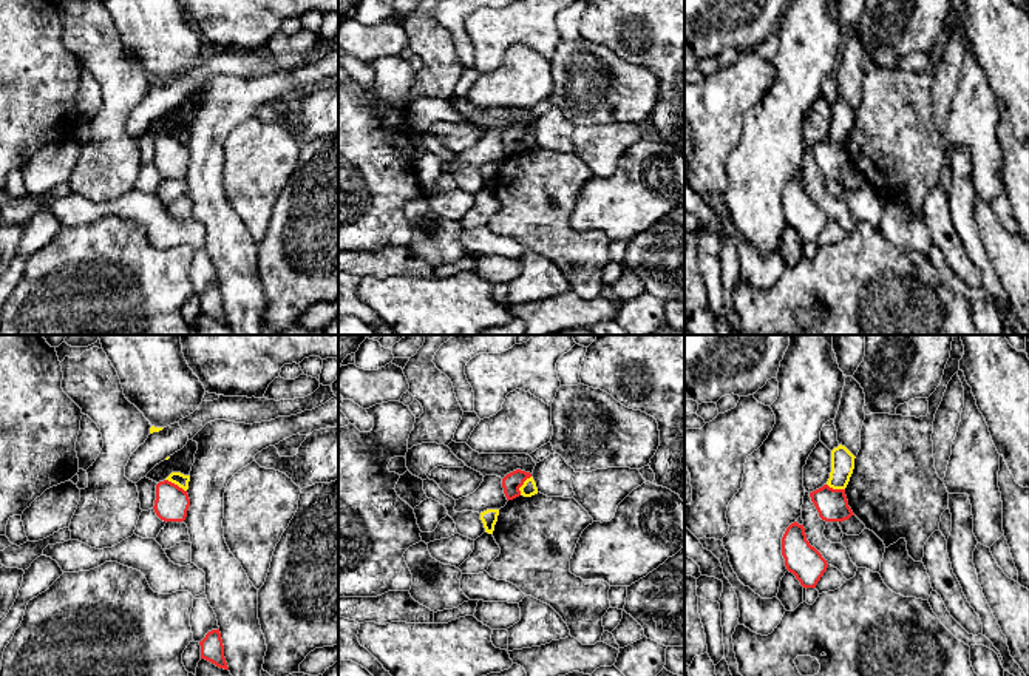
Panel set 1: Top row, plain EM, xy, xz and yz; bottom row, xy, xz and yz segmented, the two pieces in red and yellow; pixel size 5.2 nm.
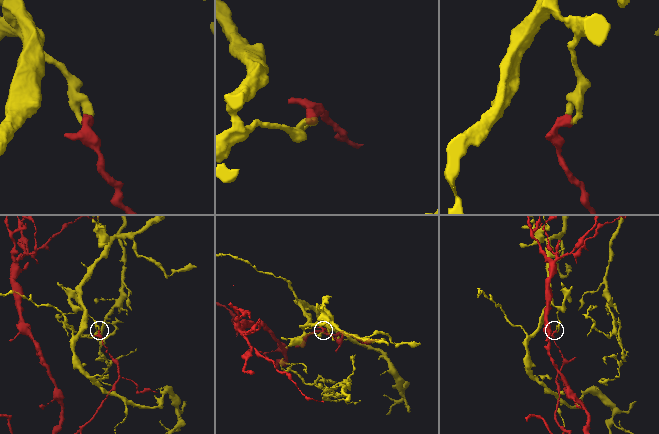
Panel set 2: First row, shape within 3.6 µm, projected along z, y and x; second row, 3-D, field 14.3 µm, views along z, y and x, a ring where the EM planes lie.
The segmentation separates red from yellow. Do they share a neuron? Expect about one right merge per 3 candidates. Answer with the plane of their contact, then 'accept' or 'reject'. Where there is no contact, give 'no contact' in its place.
meets red in xy; reject

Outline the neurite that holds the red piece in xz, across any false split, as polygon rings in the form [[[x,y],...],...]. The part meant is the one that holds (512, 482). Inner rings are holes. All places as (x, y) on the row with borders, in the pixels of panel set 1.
[[[516,469],[516,471],[507,474],[502,478],[502,488],[504,488],[504,494],[505,494],[507,500],[513,500],[513,499],[519,497],[521,495],[519,488],[530,477],[531,477],[530,472],[525,472],[525,471],[521,471],[521,469]]]

